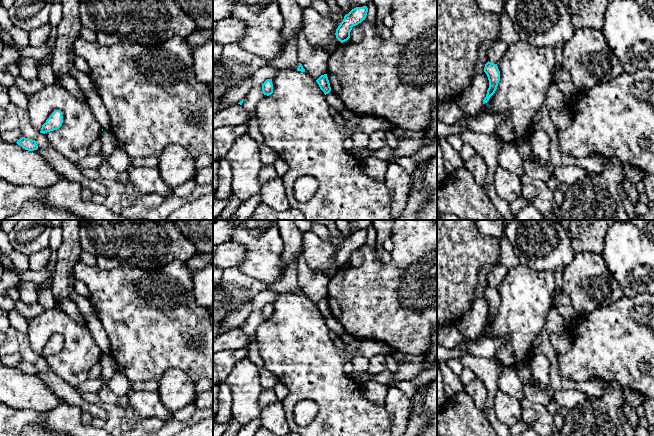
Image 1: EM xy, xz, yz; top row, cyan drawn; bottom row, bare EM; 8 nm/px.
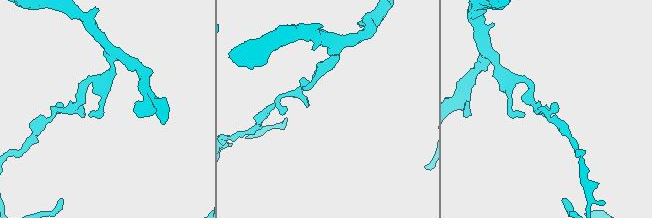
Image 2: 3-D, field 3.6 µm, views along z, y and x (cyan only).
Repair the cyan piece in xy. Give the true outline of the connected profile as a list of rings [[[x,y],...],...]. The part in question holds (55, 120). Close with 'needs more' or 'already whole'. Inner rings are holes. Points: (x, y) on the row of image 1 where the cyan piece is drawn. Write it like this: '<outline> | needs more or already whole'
[[[55,110],[46,122],[42,125],[40,133],[47,133],[59,129],[63,123],[63,116],[60,110]]] | already whole

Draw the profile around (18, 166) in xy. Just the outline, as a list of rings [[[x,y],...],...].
[[[0,138],[0,179],[17,186],[46,188],[63,178],[36,150],[28,151]]]

